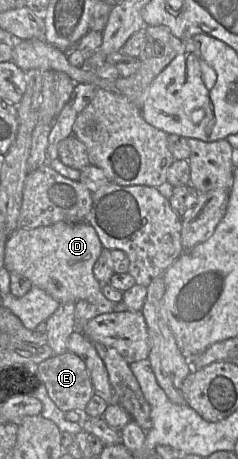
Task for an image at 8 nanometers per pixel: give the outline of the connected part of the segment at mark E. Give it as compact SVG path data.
M71 352L52 356L38 364L36 374L32 377L32 386L35 386L36 382L45 386L49 398L63 412L85 411L89 400L95 395L94 386L85 363Z

